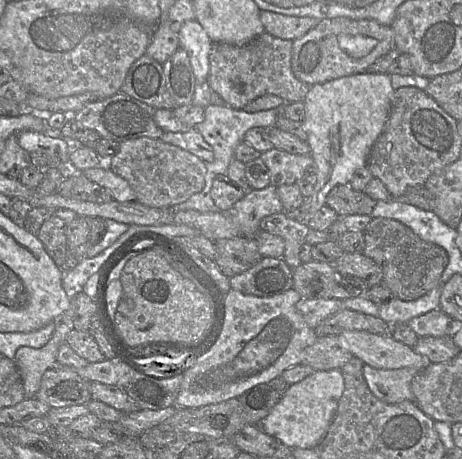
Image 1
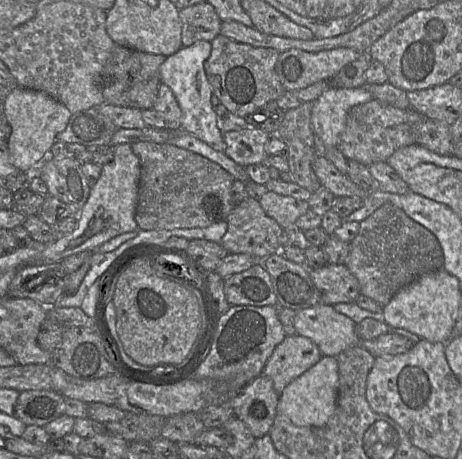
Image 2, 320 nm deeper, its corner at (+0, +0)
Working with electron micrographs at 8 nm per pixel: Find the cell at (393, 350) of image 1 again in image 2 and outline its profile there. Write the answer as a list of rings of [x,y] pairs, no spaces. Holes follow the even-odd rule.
[[[323,303],[298,310],[294,317],[297,335],[314,342],[323,356],[337,357],[341,352],[360,345],[355,326],[349,317]]]

